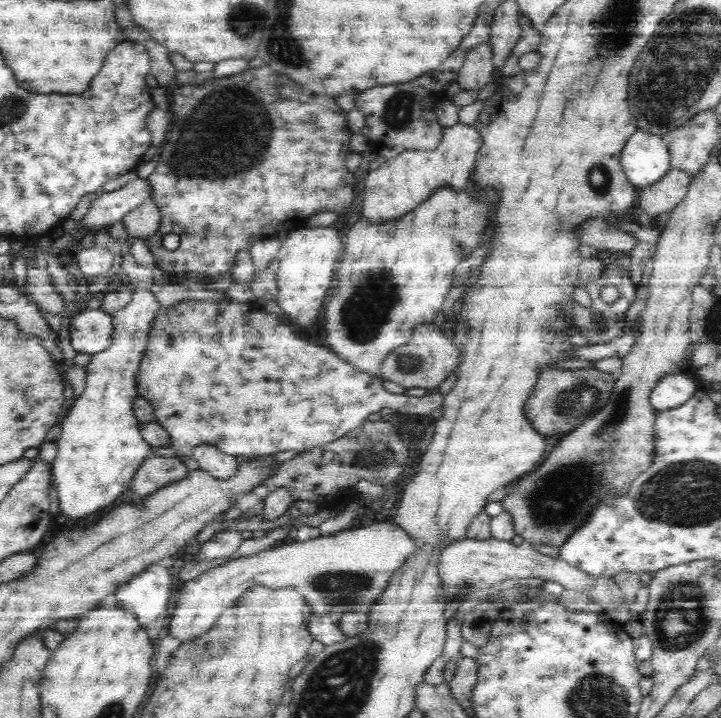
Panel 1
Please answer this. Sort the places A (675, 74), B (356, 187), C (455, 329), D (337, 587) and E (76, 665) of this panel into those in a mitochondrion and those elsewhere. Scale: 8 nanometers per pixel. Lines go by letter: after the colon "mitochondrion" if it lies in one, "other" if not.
A: mitochondrion
B: other
C: other
D: mitochondrion
E: other

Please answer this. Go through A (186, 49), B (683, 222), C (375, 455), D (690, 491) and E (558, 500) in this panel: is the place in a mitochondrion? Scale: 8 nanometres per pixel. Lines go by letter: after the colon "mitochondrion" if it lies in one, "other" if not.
A: other
B: other
C: mitochondrion
D: mitochondrion
E: mitochondrion

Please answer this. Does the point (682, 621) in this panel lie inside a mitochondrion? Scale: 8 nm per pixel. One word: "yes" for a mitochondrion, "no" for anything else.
yes

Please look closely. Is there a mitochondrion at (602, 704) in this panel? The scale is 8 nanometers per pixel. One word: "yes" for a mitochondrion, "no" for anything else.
yes

